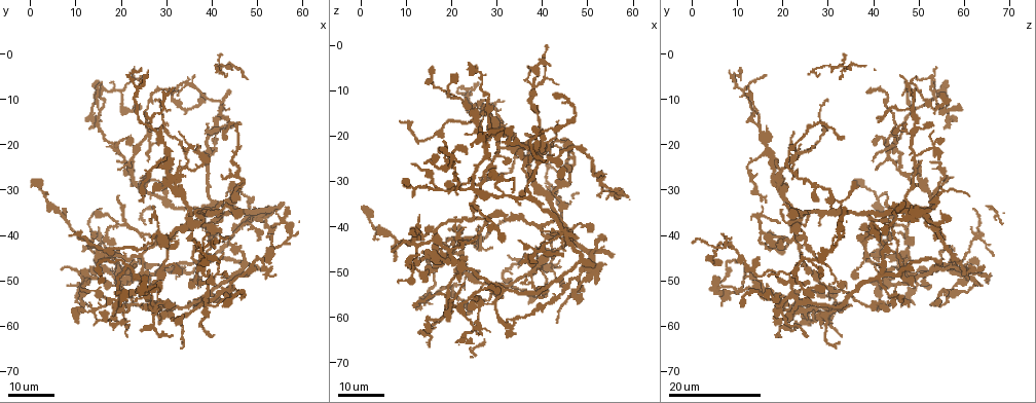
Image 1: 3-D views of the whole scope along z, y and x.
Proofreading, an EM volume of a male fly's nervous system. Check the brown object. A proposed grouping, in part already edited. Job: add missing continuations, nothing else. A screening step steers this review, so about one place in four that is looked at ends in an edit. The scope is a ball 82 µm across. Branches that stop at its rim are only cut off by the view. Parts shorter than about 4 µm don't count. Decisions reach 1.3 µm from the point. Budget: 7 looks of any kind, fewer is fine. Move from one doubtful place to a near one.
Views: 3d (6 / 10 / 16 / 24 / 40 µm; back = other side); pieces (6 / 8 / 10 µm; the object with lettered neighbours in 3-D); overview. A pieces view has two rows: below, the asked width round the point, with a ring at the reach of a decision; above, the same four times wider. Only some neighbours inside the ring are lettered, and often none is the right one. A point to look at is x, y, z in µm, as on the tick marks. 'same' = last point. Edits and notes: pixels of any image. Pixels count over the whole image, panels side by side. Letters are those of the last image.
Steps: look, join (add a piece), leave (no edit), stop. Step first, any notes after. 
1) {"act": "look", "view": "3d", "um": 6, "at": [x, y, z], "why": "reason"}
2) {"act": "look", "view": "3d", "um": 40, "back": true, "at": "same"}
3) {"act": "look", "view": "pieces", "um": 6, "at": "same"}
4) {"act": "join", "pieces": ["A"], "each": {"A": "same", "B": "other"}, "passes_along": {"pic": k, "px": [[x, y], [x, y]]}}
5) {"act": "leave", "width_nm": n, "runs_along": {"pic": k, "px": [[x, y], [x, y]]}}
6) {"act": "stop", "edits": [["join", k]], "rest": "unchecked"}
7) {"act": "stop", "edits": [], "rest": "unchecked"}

{"act": "look", "view": "3d", "um": 16, "at": [29.0, 16.0, 16.5], "why": "free end"}

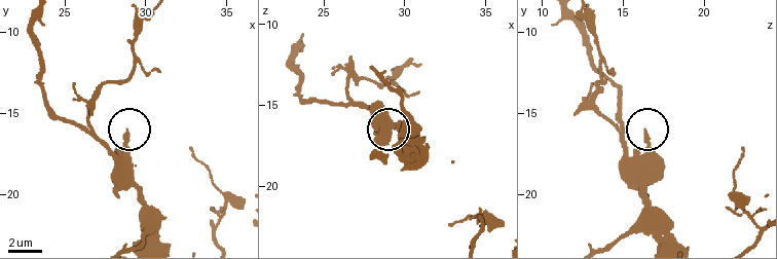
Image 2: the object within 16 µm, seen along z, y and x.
{"act": "look", "view": "3d", "um": 10, "at": [28.8, 16.2, 16.4], "why": "zoom in"}

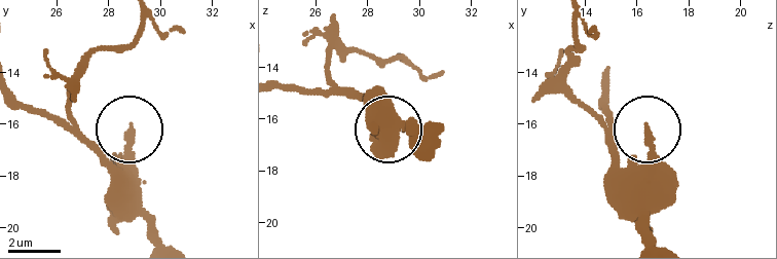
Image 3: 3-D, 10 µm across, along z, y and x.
{"act": "look", "view": "pieces", "um": 10, "at": [28.9, 16.2, 16.4]}

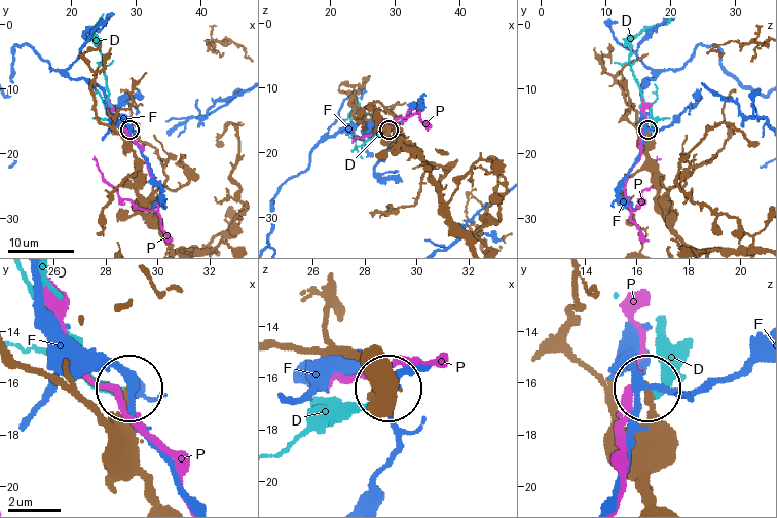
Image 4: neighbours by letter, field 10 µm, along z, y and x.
{"act": "leave", "width_nm": 210, "each": {"D": "other", "F": "other", "P": "other"}, "runs_along": {"pic": 4, "px": [[656, 498], [646, 479], [646, 389]]}, "found": "no lettered piece goes on from it"}

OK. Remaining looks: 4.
{"act": "look", "view": "3d", "um": 24, "at": [28.5, 60.0, 28.0], "why": "free end"}

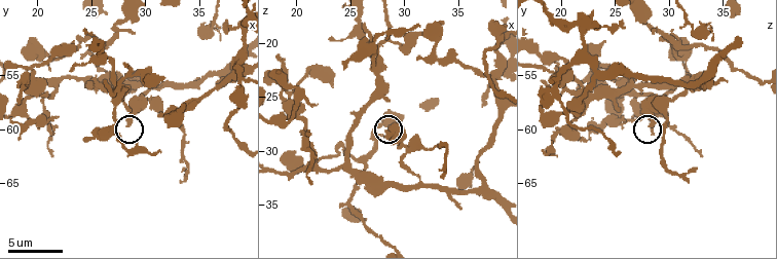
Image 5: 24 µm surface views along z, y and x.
{"act": "look", "view": "pieces", "um": 6, "at": [28.4, 59.4, 28.6]}

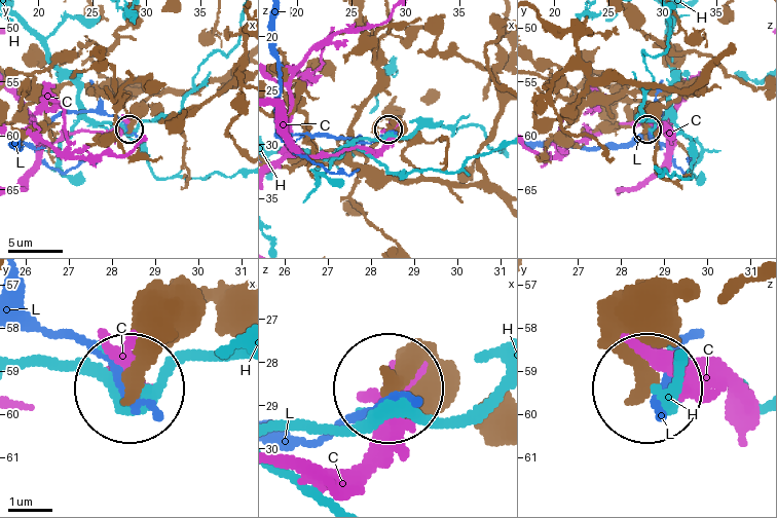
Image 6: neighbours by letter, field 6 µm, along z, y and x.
{"act": "leave", "each": {"C": "other", "H": "other", "L": "other"}, "runs_along": {"pic": 6, "px": [[501, 198], [478, 185], [431, 181], [387, 128]]}, "found": "none of them fits"}

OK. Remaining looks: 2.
{"act": "look", "view": "3d", "um": 24, "at": [19.5, 55.0, 6.5], "why": "branch stops here"}

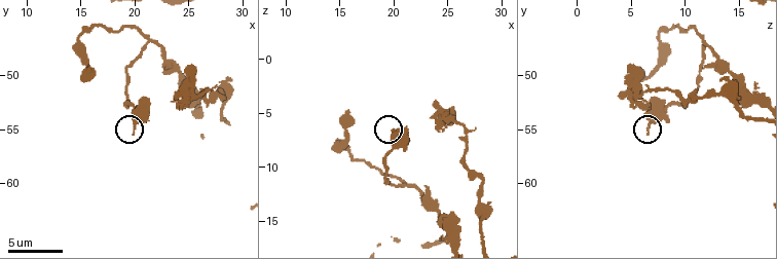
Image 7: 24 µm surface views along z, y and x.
{"act": "look", "view": "pieces", "um": 8, "at": [19.8, 55.2, 6.8]}

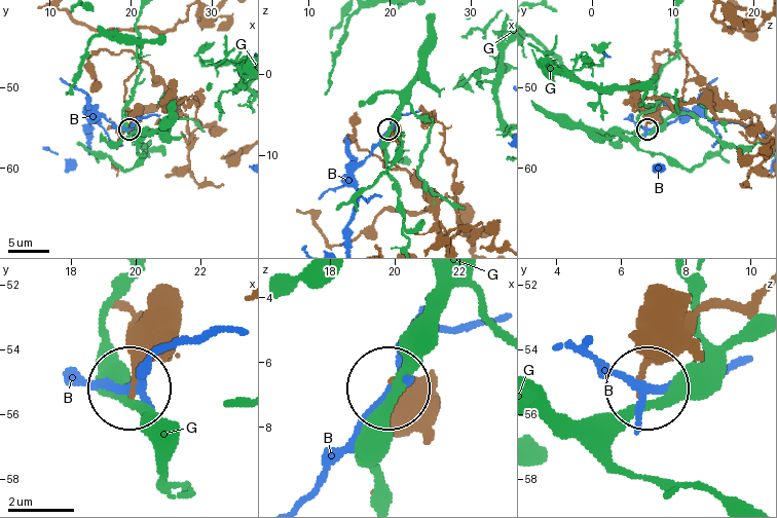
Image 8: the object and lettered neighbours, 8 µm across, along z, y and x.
{"act": "leave", "each": {"B": "other", "G": "other"}, "found": "no lettered piece goes on from it"}

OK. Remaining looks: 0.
{"act": "stop", "edits": [], "rest": "unchecked"}

